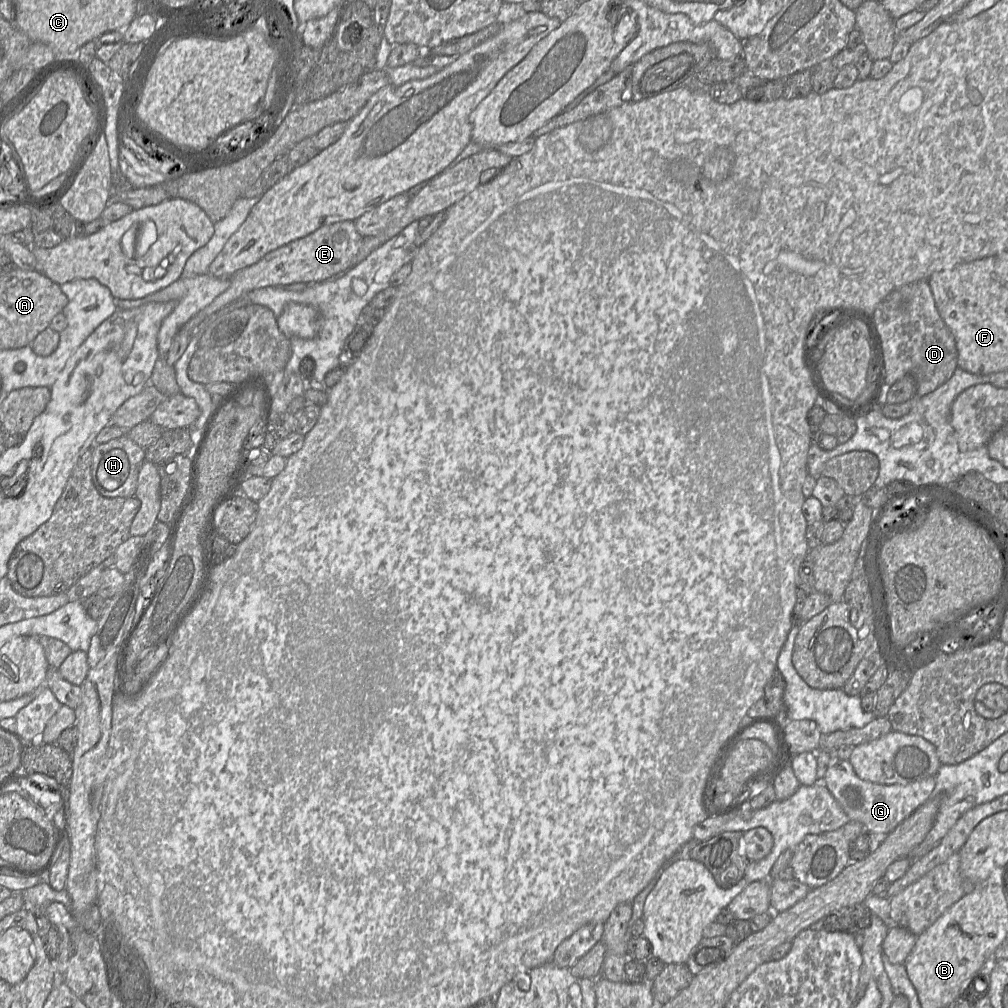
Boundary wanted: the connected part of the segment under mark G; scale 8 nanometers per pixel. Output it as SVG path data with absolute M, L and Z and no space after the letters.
M831 756L823 783L850 820L864 825L875 837L886 837L930 798L935 778L927 777L909 784L881 785L862 780L848 760Z

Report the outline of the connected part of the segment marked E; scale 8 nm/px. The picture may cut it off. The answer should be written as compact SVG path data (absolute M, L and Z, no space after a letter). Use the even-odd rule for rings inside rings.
M340 221L328 224L303 238L294 240L267 253L257 263L237 271L230 277L229 288L181 327L173 338L165 356L166 362L173 366L178 361L192 337L200 331L202 322L252 290L295 283L320 283L345 273L354 266L354 261L363 239L364 237L358 233L354 221Z

